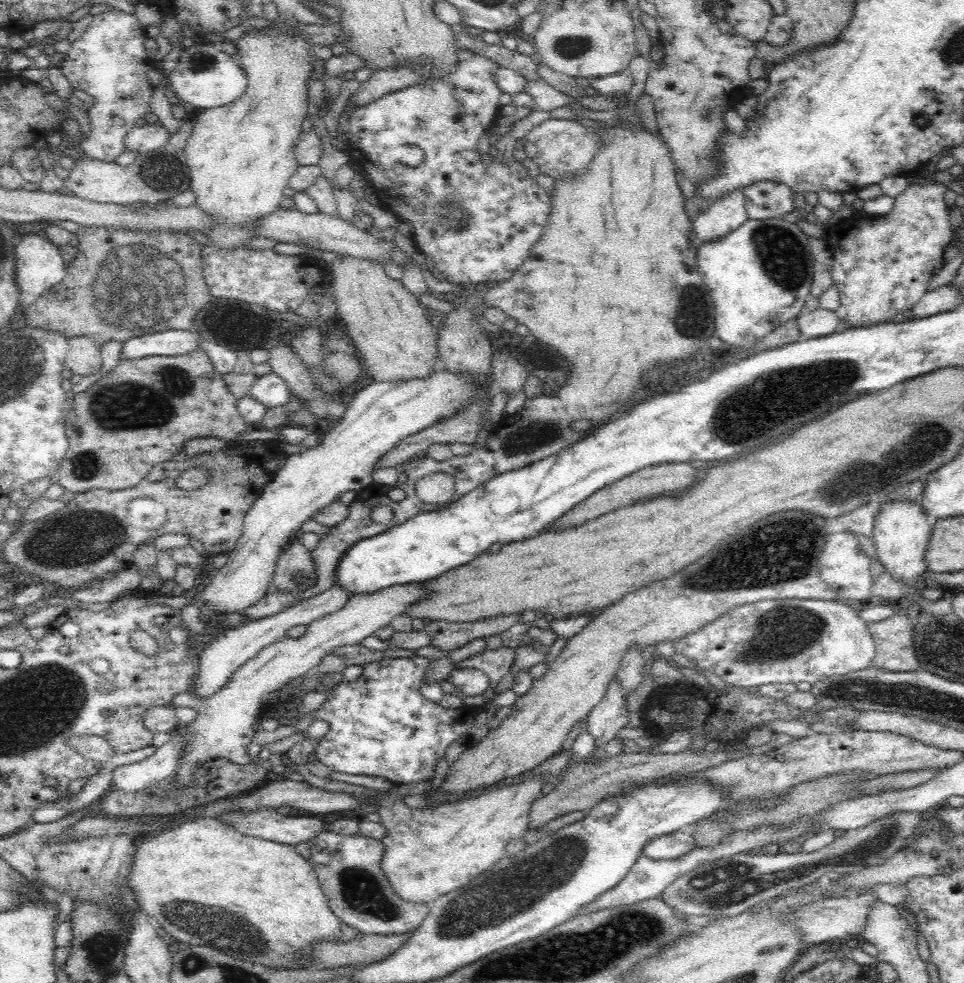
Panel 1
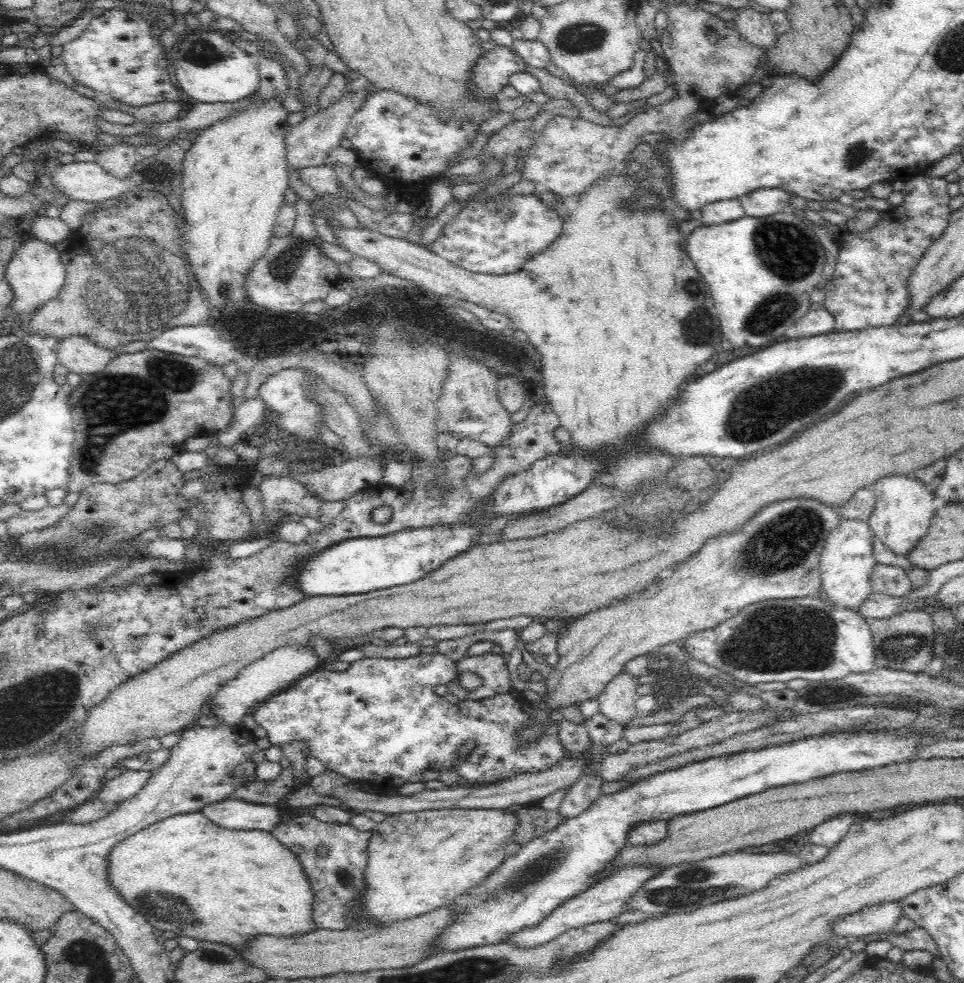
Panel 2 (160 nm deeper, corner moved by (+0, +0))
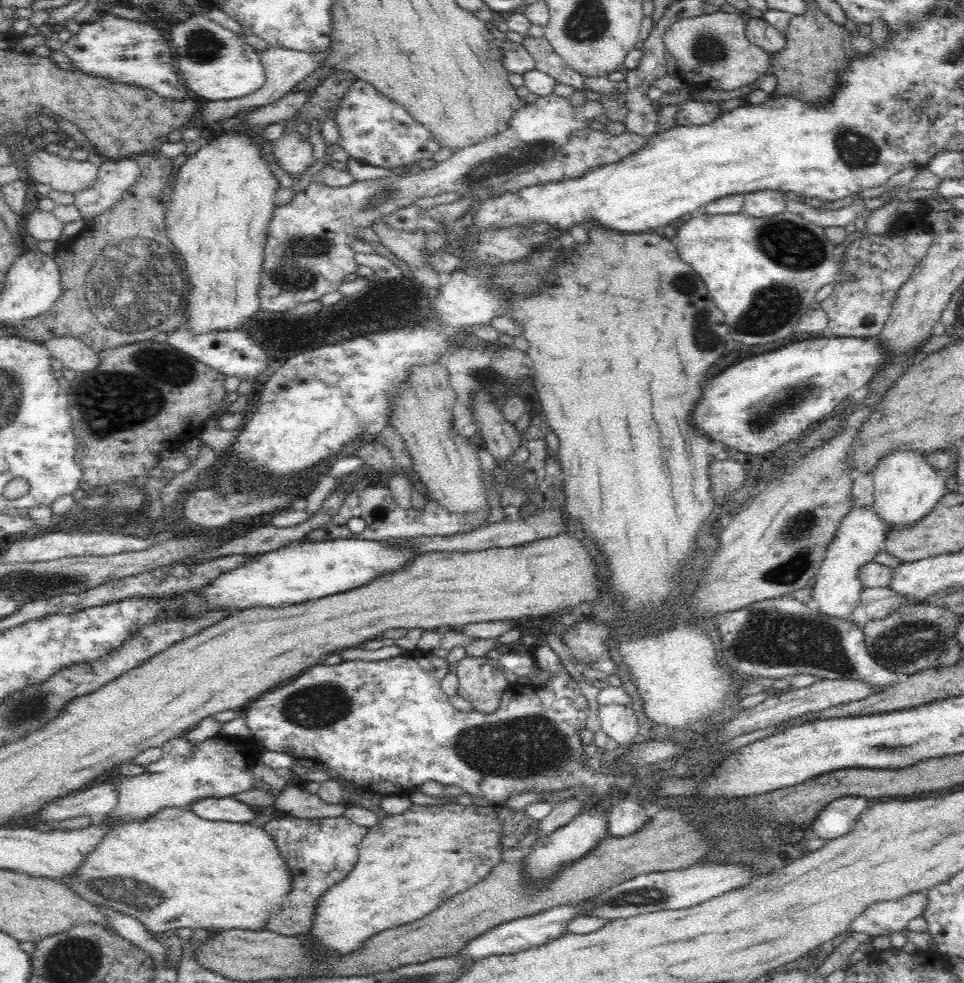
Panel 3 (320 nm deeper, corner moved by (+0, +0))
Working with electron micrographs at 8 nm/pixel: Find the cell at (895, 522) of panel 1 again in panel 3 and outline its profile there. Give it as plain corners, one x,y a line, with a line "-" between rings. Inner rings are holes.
890,452
880,456
876,466
872,468
875,484
876,515
885,522
887,527
904,527
918,523
934,508
936,502
946,494
946,482
938,473
939,470
926,460
926,454
921,452

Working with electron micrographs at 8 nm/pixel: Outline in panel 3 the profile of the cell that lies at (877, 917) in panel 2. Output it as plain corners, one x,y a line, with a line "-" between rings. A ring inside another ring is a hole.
926,891
896,900
874,902
852,921
850,931
865,932
874,937
907,929
913,918
923,916
926,903

